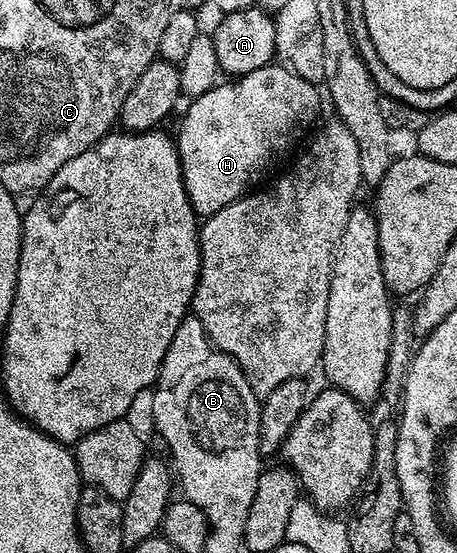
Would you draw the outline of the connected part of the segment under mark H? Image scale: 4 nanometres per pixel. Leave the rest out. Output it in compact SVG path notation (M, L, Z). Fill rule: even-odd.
M272 64L236 77L234 81L216 84L211 90L194 99L182 116L179 126L179 163L183 169L185 192L196 215L206 216L221 212L238 198L244 197L252 188L258 187L263 173L295 146L303 129L319 114L319 94L316 83L301 80L292 70Z

